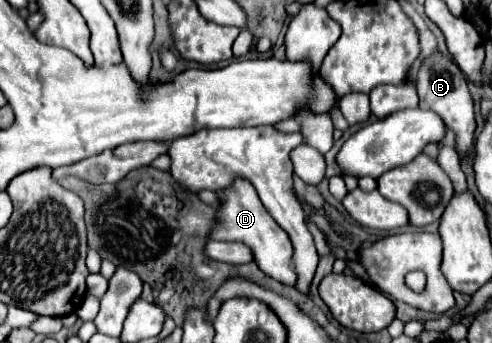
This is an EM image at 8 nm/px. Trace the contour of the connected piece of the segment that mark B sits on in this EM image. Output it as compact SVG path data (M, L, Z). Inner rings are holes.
M432 55L424 61L418 73L418 95L420 95L420 107L436 111L448 129L456 133L456 153L460 161L474 163L474 131L476 131L476 119L474 119L474 103L468 93L468 85L464 79L464 73L448 61L444 55Z

